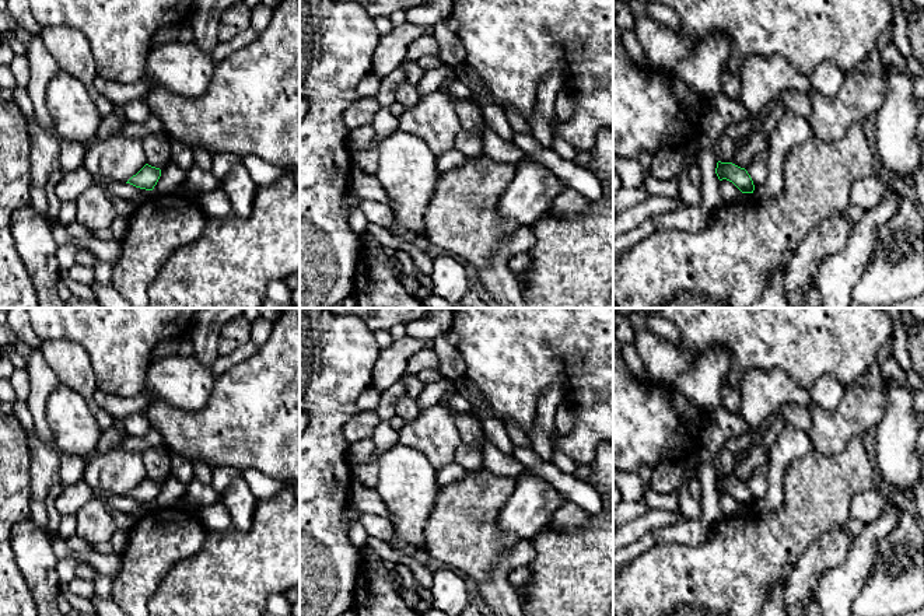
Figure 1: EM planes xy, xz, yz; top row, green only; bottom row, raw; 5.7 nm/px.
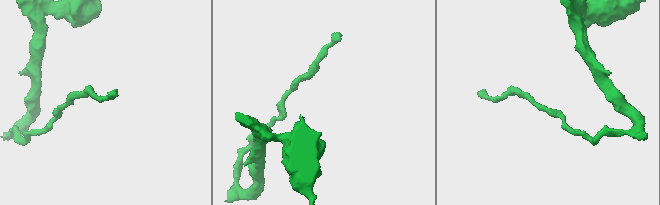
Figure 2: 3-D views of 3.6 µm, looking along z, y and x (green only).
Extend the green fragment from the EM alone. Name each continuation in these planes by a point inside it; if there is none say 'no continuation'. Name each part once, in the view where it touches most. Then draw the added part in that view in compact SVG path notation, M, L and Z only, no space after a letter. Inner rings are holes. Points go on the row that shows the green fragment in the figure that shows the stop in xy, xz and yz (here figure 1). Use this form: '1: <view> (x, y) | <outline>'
no continuation

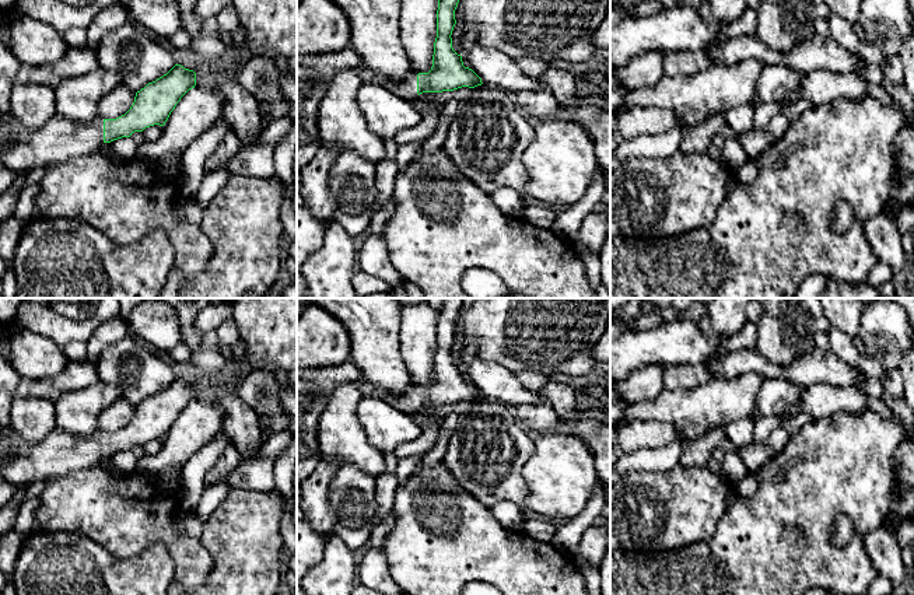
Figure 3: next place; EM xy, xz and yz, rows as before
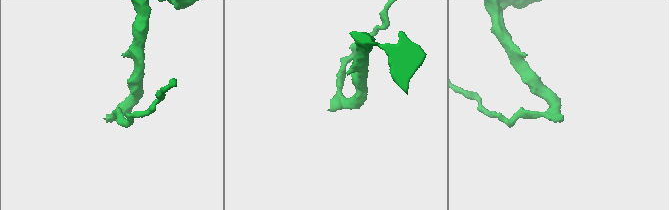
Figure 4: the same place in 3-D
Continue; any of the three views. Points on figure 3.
1: xy (21, 150) | M0 109L0 162L24 174L36 167L90 155L104 143L104 118L78 123L55 115L41 129L27 129Z

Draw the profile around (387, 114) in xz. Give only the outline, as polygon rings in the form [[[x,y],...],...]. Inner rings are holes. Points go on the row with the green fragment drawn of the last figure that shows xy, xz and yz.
[[[364,83],[357,92],[357,102],[370,130],[384,141],[421,122],[421,113],[412,99],[400,98],[379,84]]]

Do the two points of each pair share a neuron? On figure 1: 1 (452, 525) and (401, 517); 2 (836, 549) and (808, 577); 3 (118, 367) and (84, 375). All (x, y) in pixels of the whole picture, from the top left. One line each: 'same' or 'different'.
1: different
2: same
3: different

